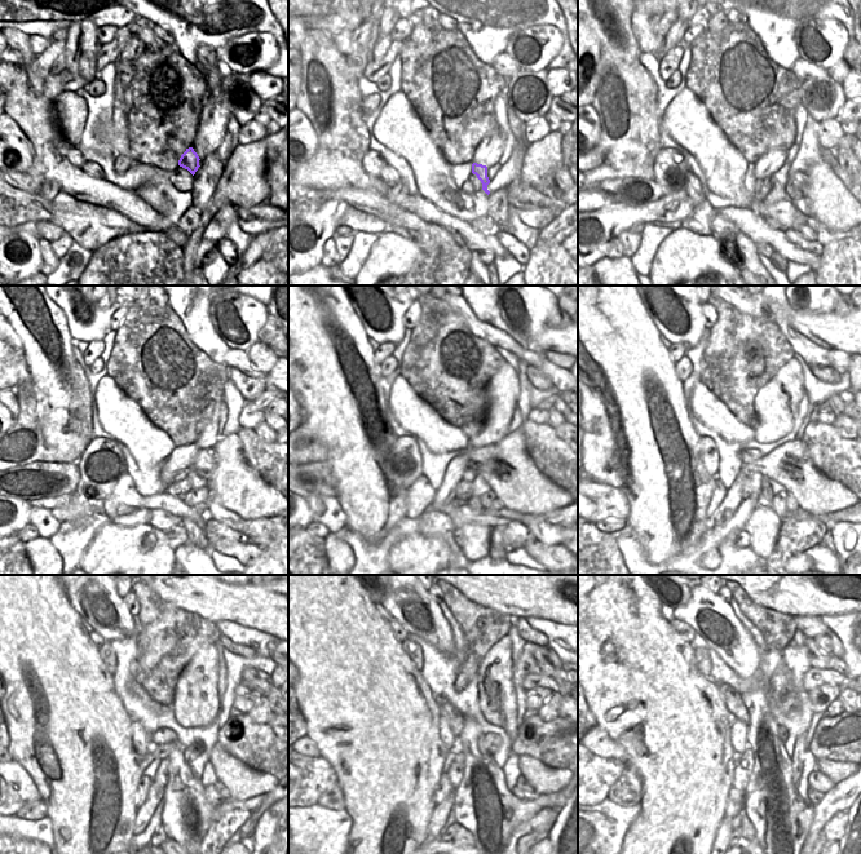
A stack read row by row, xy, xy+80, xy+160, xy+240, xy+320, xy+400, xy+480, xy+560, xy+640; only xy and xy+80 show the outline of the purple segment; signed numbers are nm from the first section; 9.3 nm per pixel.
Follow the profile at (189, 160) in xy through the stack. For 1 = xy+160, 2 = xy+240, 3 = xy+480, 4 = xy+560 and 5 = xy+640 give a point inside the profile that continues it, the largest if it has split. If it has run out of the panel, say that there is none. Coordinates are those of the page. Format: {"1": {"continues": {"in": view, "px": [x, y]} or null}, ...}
{"1": {"continues": {"in": "xy+160", "px": [777, 193]}}, "2": {"continues": {"in": "xy+240", "px": [195, 496]}}, "3": {"continues": {"in": "xy+480", "px": [215, 796]}}, "4": {"continues": {"in": "xy+560", "px": [519, 793]}}, "5": {"continues": {"in": "xy+640", "px": [815, 797]}}}

